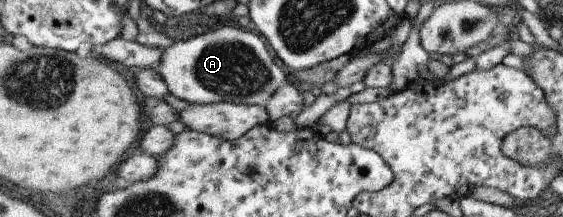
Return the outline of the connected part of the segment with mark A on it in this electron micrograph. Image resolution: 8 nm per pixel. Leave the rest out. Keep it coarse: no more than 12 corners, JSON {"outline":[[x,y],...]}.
{"outline":[[224,25],[161,50],[190,104],[263,106],[288,83],[256,32]]}

